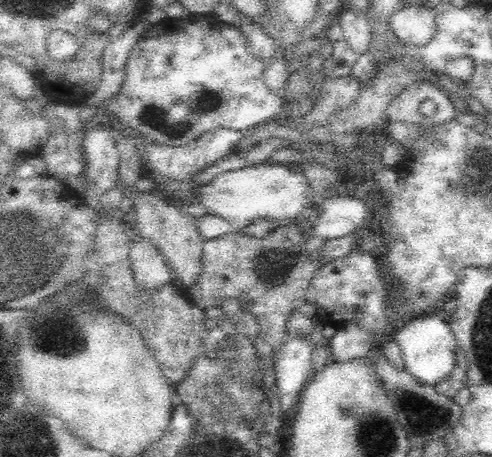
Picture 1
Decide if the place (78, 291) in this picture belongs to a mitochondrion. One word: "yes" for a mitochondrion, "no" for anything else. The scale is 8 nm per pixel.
yes

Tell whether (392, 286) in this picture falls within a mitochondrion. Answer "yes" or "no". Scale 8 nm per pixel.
no

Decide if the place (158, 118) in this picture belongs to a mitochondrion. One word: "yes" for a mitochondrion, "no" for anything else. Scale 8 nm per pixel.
yes

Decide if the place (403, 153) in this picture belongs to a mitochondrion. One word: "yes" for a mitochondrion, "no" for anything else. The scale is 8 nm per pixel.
no

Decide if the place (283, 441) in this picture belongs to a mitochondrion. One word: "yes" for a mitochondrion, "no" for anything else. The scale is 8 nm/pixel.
no

